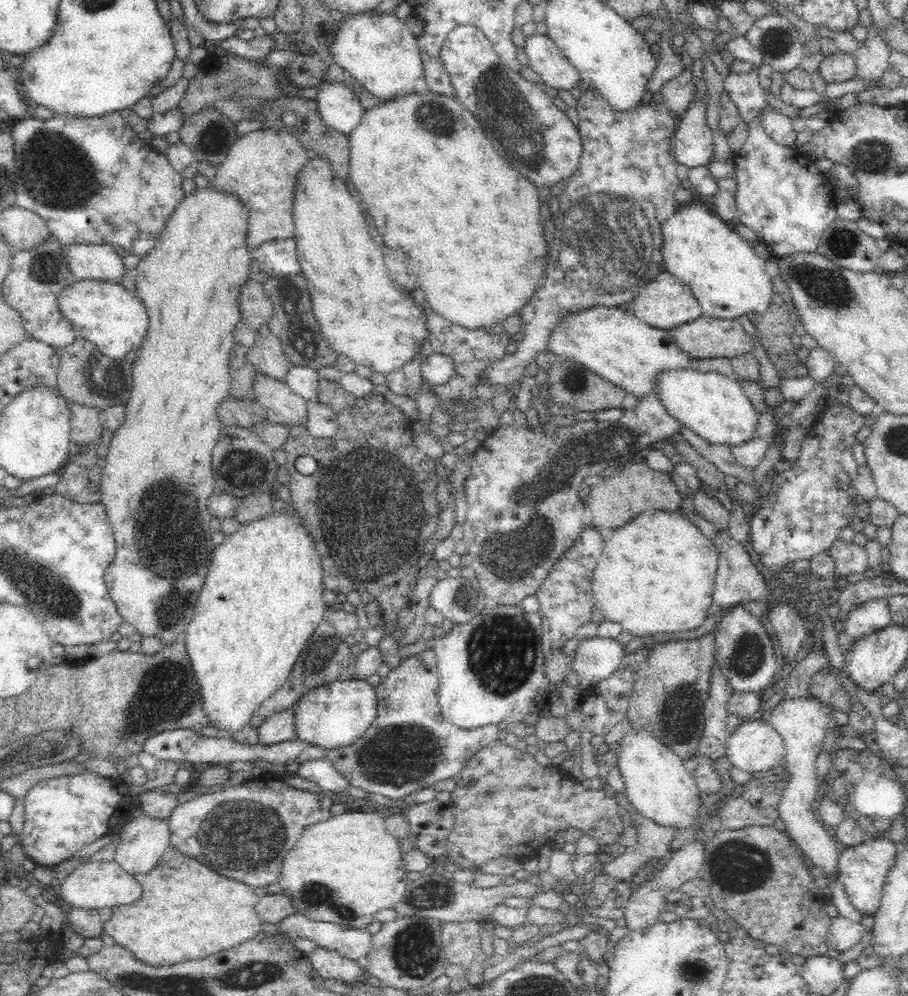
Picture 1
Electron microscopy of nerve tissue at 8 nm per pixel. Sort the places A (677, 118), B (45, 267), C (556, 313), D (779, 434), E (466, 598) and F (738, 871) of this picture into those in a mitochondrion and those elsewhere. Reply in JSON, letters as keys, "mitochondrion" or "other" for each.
{"A":"other","B":"mitochondrion","C":"other","D":"other","E":"mitochondrion","F":"mitochondrion"}

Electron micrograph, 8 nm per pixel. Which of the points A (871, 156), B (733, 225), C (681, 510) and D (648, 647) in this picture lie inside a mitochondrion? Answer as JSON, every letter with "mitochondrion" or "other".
{"A":"mitochondrion","B":"other","C":"other","D":"other"}

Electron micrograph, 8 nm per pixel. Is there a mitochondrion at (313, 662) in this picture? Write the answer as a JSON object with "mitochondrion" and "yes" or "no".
{"mitochondrion":"yes"}

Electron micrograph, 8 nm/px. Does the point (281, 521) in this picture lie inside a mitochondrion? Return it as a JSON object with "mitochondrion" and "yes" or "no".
{"mitochondrion":"no"}

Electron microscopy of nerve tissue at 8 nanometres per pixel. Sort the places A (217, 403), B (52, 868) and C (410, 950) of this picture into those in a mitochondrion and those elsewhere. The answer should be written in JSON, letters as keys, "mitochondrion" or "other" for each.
{"A":"other","B":"other","C":"mitochondrion"}

